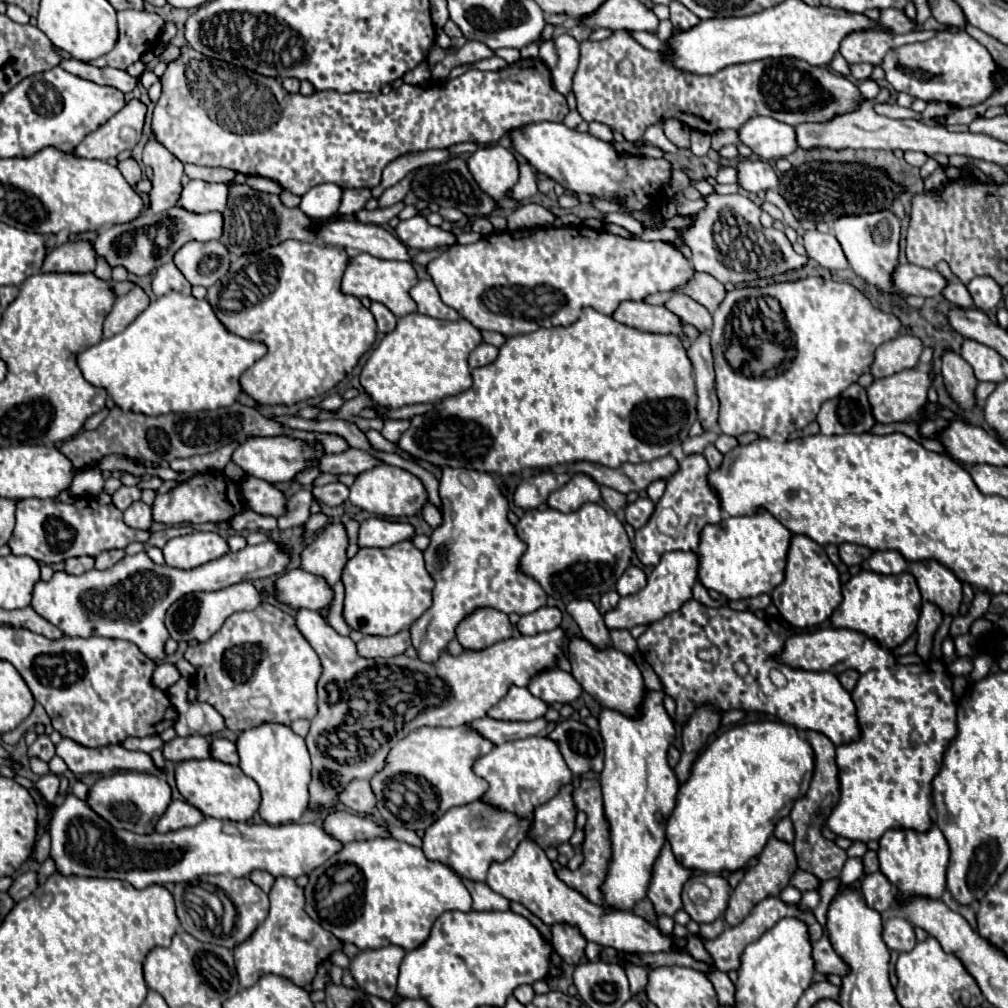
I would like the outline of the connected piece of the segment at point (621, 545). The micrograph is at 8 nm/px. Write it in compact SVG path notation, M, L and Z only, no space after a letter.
M594 502L570 514L552 508L528 510L518 520L516 532L528 546L520 560L522 572L538 580L548 596L564 602L602 596L614 590L616 580L626 572L634 556L624 524L602 504Z

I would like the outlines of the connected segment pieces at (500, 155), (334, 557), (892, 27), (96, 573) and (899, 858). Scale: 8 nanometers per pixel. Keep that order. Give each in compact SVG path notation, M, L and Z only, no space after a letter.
M500 144L480 146L470 156L468 170L478 186L494 200L504 198L506 190L518 182L518 162L514 154Z
M328 524L302 552L302 570L322 576L330 586L334 586L342 574L344 564L348 562L346 548L348 548L346 526Z
M884 8L880 18L878 18L878 24L882 28L888 28L890 32L896 32L896 34L906 34L906 32L912 32L918 24L916 20L908 18L904 10L898 10L898 8Z
M274 540L258 546L246 546L240 552L228 552L226 556L202 564L194 570L178 570L172 566L152 564L146 552L124 556L110 570L90 570L82 576L68 576L66 572L54 572L52 580L38 582L32 592L32 608L58 626L66 636L104 636L122 638L134 642L148 658L162 660L164 642L168 630L164 626L164 614L180 596L190 592L210 592L232 586L242 580L268 578L282 574L290 564L290 554Z
M932 826L932 830L920 834L914 830L888 830L880 838L880 872L890 880L894 886L894 898L896 904L902 906L902 902L910 898L928 898L938 900L946 890L946 868L948 868L948 842L944 840L942 832Z

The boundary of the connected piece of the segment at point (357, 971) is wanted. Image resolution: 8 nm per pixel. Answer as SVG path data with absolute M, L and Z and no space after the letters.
M400 946L362 950L350 962L350 972L368 994L390 1002L396 994L396 972L400 960L404 960L404 952Z

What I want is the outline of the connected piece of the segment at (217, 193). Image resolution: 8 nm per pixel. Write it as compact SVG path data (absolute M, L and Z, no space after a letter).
M190 180L180 194L180 200L176 206L204 214L204 212L222 212L226 208L226 196L228 186L226 184L210 184L204 180Z

